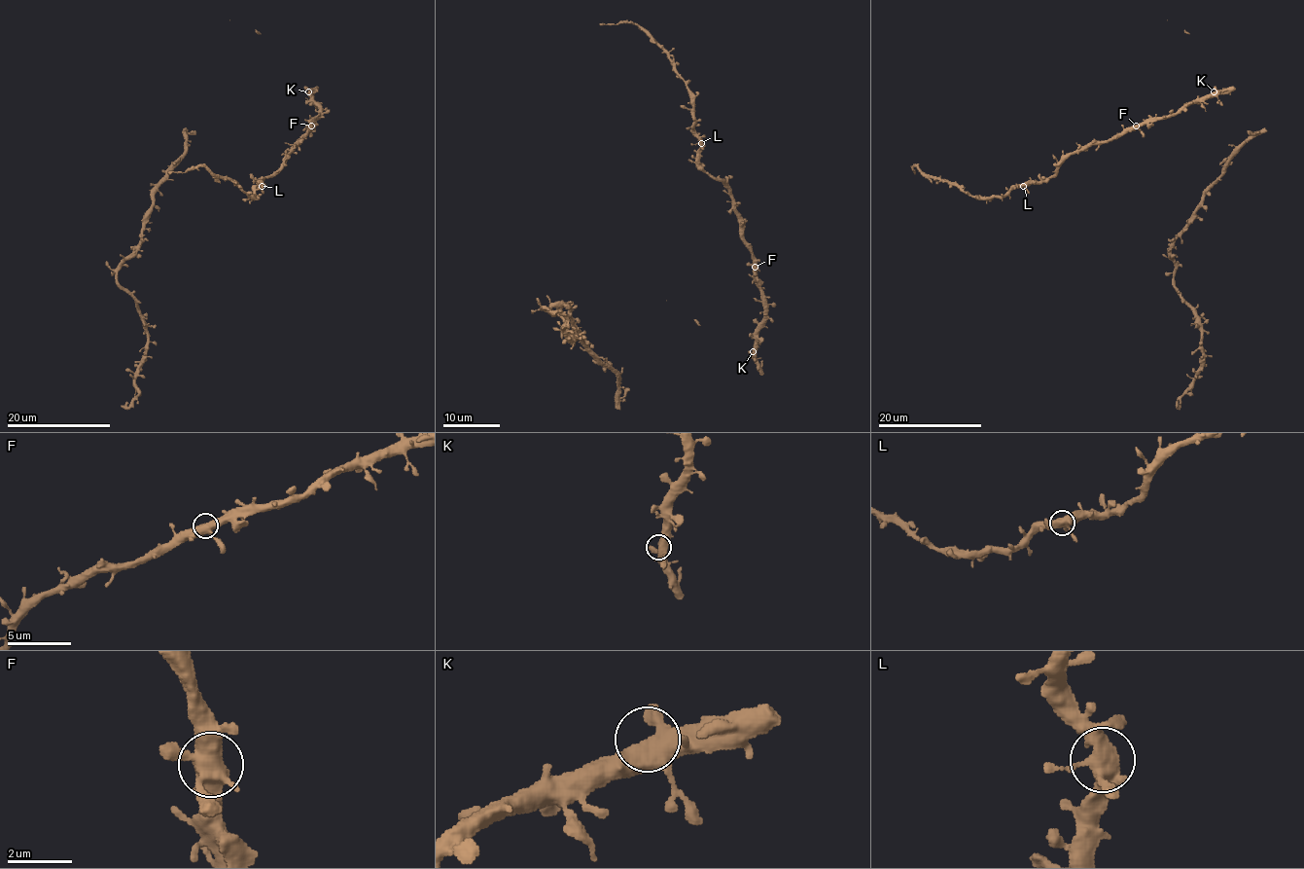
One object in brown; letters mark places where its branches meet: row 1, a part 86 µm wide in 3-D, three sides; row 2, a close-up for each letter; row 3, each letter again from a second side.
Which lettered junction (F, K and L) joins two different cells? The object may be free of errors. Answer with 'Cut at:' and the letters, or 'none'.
Cut at: none

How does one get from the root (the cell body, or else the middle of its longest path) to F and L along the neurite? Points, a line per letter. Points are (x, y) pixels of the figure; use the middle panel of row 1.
F: (754, 361), (755, 338), (763, 317), (755, 267)
L: (754, 361), (755, 338), (763, 317), (757, 267), (742, 235), (741, 218), (731, 191), (700, 164), (701, 143)

